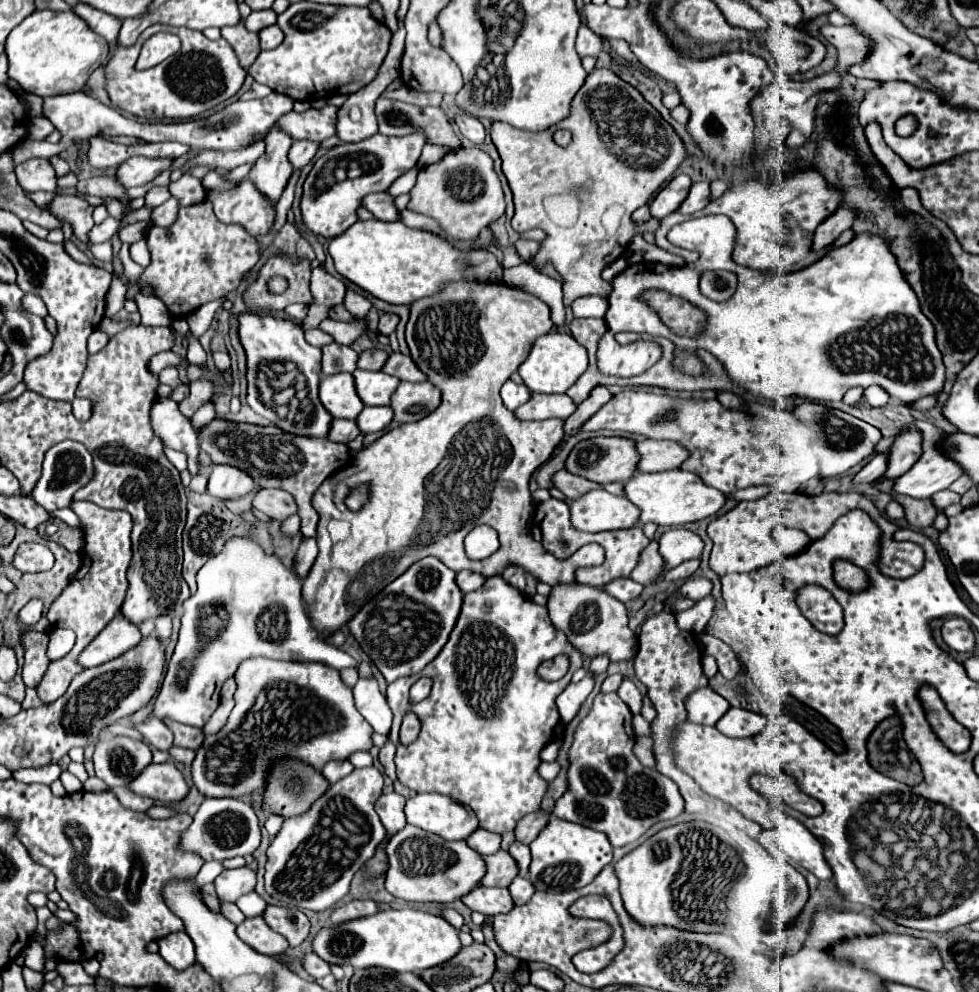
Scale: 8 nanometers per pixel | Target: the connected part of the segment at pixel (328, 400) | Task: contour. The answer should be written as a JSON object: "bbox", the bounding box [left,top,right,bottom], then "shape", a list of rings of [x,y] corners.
{"bbox":[320,375,364,419],"shape":[[[326,375],[320,381],[320,401],[332,417],[356,419],[364,409],[362,399],[354,391],[352,375]]]}

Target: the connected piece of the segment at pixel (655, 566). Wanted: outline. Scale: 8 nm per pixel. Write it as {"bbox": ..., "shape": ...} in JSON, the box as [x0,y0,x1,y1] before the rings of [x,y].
{"bbox":[630,541,664,587],"shape":[[[652,541],[652,543],[644,549],[644,553],[640,555],[638,569],[634,569],[634,571],[630,573],[630,577],[646,587],[646,583],[650,583],[650,579],[654,579],[654,577],[660,573],[662,565],[664,565],[664,563],[662,563],[662,557],[660,557],[660,553],[658,553],[658,543]]]}

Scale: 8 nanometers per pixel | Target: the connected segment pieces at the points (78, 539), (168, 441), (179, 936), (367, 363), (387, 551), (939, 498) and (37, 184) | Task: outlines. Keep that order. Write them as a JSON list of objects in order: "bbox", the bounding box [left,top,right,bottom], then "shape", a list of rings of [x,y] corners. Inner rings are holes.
[{"bbox":[50,521,84,551],"shape":[[[56,521],[56,525],[60,529],[50,539],[60,543],[62,547],[66,547],[68,551],[82,551],[82,547],[84,547],[84,533],[80,529],[76,529],[76,527],[70,527],[70,525],[62,523],[62,521]]]},{"bbox":[150,397,200,471],"shape":[[[158,397],[150,409],[150,425],[164,447],[188,453],[190,465],[196,465],[200,471],[198,435],[192,429],[190,419],[179,411],[178,403],[169,398]]]},{"bbox":[158,931,194,971],"shape":[[[184,931],[170,933],[158,941],[160,945],[160,955],[166,963],[170,963],[174,969],[182,971],[190,965],[194,965],[194,943]]]},{"bbox":[358,349,388,371],"shape":[[[374,349],[374,351],[364,351],[358,359],[358,367],[366,371],[380,371],[386,363],[388,353],[384,349]]]},{"bbox":[302,283,604,635],"shape":[[[450,283],[438,295],[410,305],[406,341],[414,363],[428,375],[430,383],[440,387],[442,405],[426,419],[404,423],[382,435],[366,447],[366,451],[362,449],[350,461],[350,467],[346,465],[330,475],[314,493],[312,505],[320,515],[316,537],[320,553],[302,583],[302,599],[306,601],[306,615],[318,635],[330,635],[344,627],[366,601],[400,577],[412,563],[428,555],[438,557],[452,571],[470,569],[484,577],[500,575],[506,565],[520,563],[520,567],[550,587],[576,583],[574,571],[578,567],[602,565],[604,549],[600,545],[586,545],[570,559],[560,561],[532,539],[530,521],[534,509],[530,505],[532,495],[528,483],[532,473],[550,459],[552,451],[564,439],[564,421],[546,419],[522,423],[500,399],[500,387],[528,357],[534,341],[548,333],[552,325],[550,309],[544,301],[506,283]],[[362,483],[368,485],[368,503],[360,511],[350,511],[344,501],[352,489]],[[482,523],[498,531],[500,549],[488,559],[472,561],[466,557],[462,541]]]},{"bbox":[932,489,960,511],"shape":[[[946,489],[946,491],[934,493],[934,495],[932,495],[932,501],[934,501],[934,505],[936,505],[938,511],[944,511],[948,505],[958,503],[958,501],[960,501],[960,495],[954,493],[954,491],[950,491],[950,489]]]},{"bbox":[16,159,56,191],"shape":[[[28,159],[16,167],[16,177],[24,191],[56,191],[56,171],[48,159]]]}]

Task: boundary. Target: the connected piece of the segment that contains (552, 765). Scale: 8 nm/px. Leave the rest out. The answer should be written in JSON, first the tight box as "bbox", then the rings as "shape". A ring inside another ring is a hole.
{"bbox":[538,762,560,781],"shape":[[[542,762],[538,767],[539,775],[546,781],[553,780],[560,771],[560,765],[554,762]]]}

